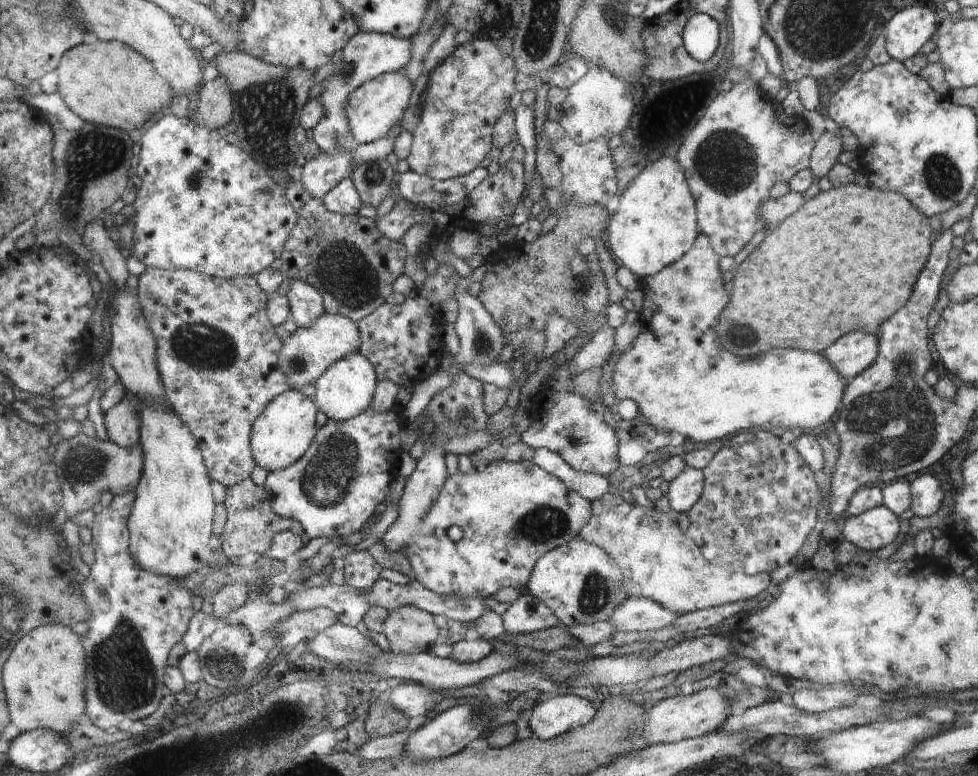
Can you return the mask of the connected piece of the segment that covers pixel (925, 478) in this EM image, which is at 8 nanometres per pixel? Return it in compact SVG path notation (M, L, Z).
M920 474L911 483L911 510L915 515L934 514L944 500L941 482L931 474Z

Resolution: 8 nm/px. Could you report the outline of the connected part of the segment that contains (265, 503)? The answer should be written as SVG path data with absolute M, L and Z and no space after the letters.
M252 478L240 482L240 484L229 487L227 501L225 502L229 512L226 532L222 536L223 550L229 556L242 556L248 552L258 552L263 555L270 550L270 542L273 542L276 534L282 531L290 531L302 535L302 525L294 519L279 516L272 507L265 487L258 486Z

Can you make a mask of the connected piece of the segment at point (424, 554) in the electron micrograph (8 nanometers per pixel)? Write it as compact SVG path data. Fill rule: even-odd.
M502 459L501 461L492 461L482 471L474 470L470 473L458 472L455 475L450 475L440 489L437 501L429 508L425 514L419 529L416 531L414 540L403 551L412 565L414 574L418 581L425 587L428 587L432 592L442 595L458 595L464 598L489 598L493 594L504 587L514 587L516 589L524 588L529 584L529 578L532 576L532 570L536 568L537 562L541 557L544 557L549 550L556 549L559 546L565 545L573 538L580 537L581 530L588 524L592 516L592 504L585 498L582 498L577 492L568 490L566 485L553 474L548 474L546 470L542 470L537 464L530 461L512 462ZM452 526L458 526L463 531L463 536L457 542L452 541L448 537L447 530Z

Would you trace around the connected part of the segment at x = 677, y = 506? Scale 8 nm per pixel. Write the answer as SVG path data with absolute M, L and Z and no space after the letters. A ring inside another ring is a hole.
M688 466L671 480L667 496L672 510L688 513L704 492L704 480L704 470Z

